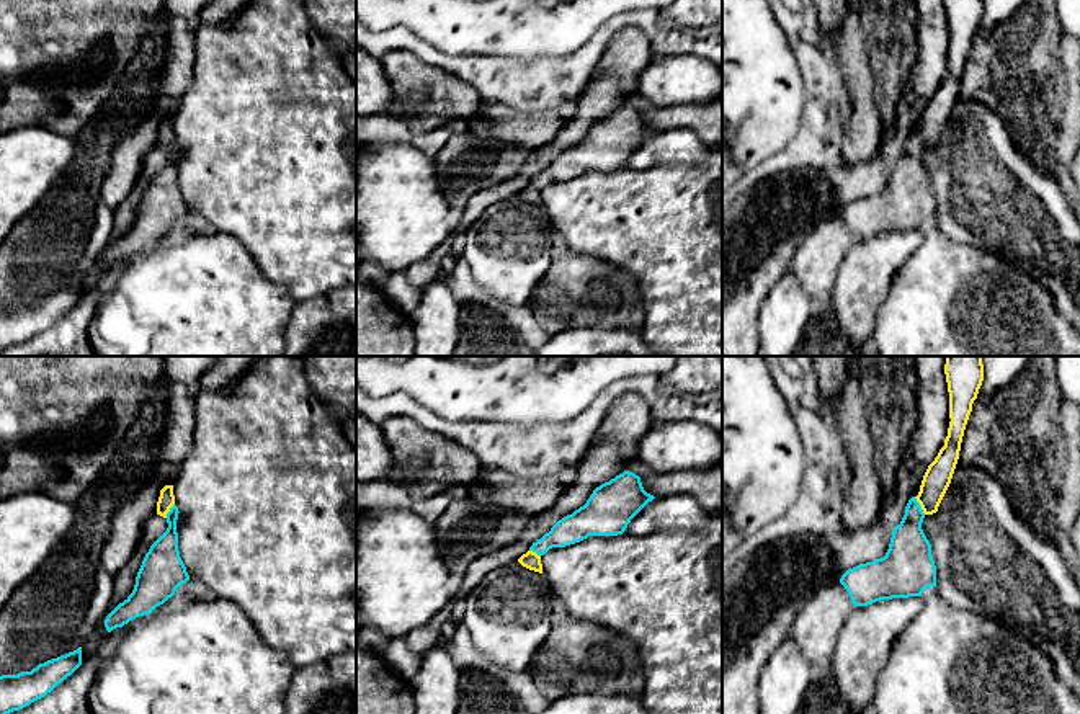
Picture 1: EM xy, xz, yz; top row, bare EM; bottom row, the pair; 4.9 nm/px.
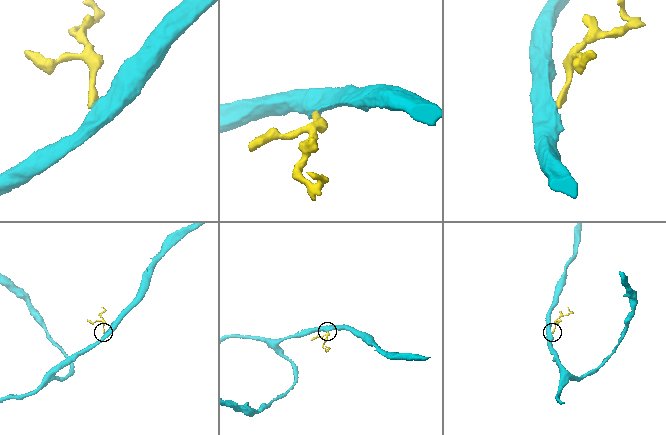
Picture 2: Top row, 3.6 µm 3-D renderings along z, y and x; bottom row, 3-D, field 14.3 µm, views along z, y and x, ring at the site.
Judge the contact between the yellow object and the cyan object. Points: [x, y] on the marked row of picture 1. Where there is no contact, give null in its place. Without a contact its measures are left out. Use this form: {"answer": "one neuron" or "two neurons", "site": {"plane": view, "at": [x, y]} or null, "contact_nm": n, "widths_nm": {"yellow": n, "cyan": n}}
{"answer": "two neurons", "site": {"plane": "yz", "at": [920, 505]}, "contact_nm": 110, "widths_nm": {"yellow": 140, "cyan": 220}}

